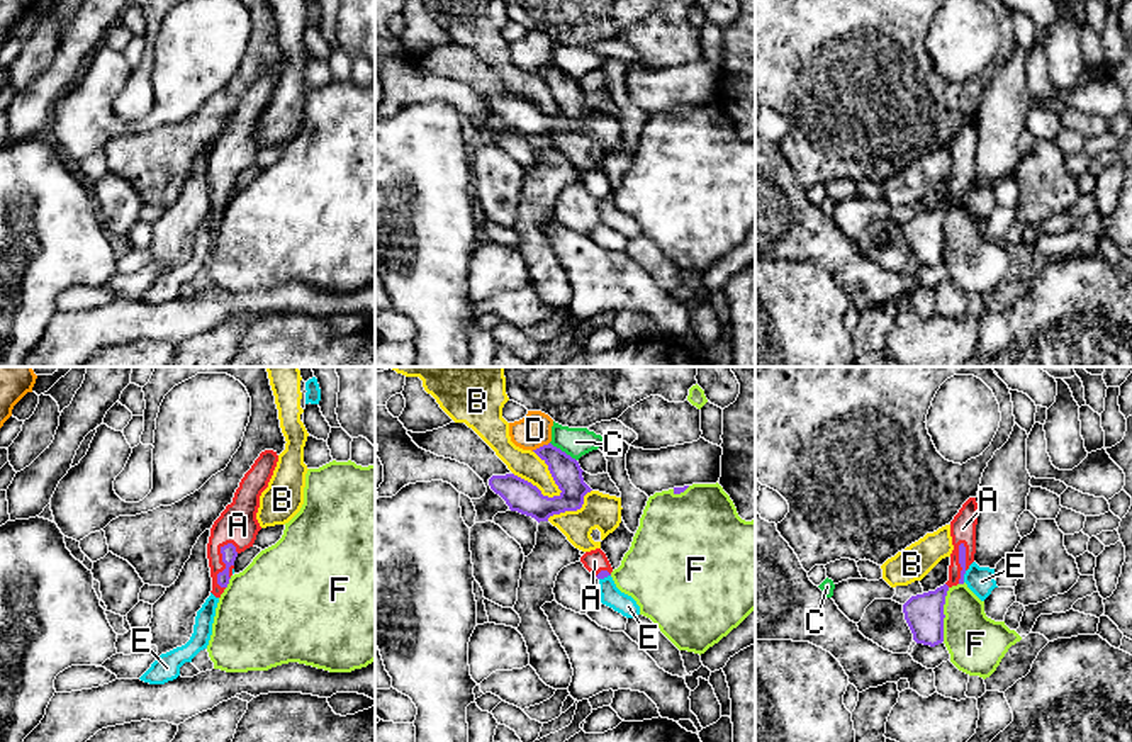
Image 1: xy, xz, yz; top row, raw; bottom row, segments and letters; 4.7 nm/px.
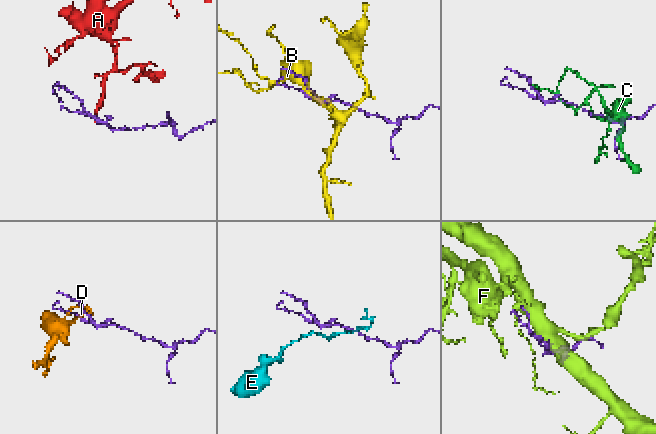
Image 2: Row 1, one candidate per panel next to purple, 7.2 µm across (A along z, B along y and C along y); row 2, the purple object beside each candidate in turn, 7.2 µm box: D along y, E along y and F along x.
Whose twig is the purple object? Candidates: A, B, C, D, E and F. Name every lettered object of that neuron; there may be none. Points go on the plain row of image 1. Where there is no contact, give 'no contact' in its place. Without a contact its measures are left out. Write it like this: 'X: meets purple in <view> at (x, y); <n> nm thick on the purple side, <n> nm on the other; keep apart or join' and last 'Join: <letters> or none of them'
A: meets purple in xy at (224, 182); 70 nm thick on the purple side, 190 nm on the other; join
B: meets purple in xz at (550, 92); 150 nm thick on the purple side, 140 nm on the other; keep apart
C: meets purple in xz at (564, 72); 140 nm thick on the purple side, 140 nm on the other; keep apart
D: meets purple in xz at (540, 67); 150 nm thick on the purple side, 160 nm on the other; keep apart
E: meets purple in yz at (963, 196); 30 nm thick on the purple side, 130 nm on the other; keep apart
F: meets purple in yz at (944, 235); 190 nm thick on the purple side, 280 nm on the other; keep apart
Join: A

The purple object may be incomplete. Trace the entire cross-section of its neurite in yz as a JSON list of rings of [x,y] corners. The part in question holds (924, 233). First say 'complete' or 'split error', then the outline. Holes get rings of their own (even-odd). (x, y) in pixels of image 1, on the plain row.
split error | [[[969,117],[950,141],[954,170],[950,173],[949,200],[923,214],[911,216],[903,224],[905,239],[916,263],[935,267],[944,261],[944,224],[952,205],[964,204],[964,194],[976,173],[978,122]]]

